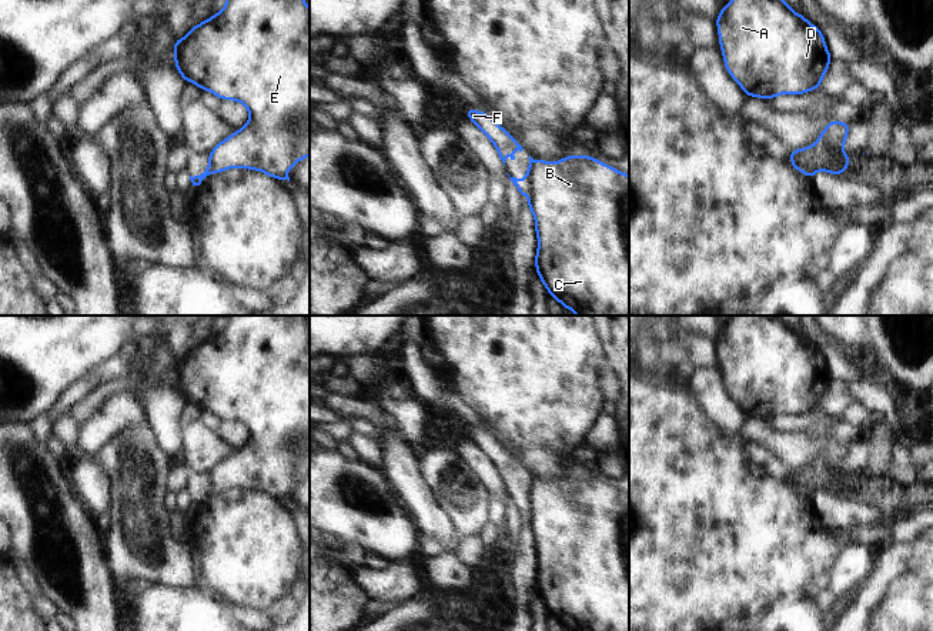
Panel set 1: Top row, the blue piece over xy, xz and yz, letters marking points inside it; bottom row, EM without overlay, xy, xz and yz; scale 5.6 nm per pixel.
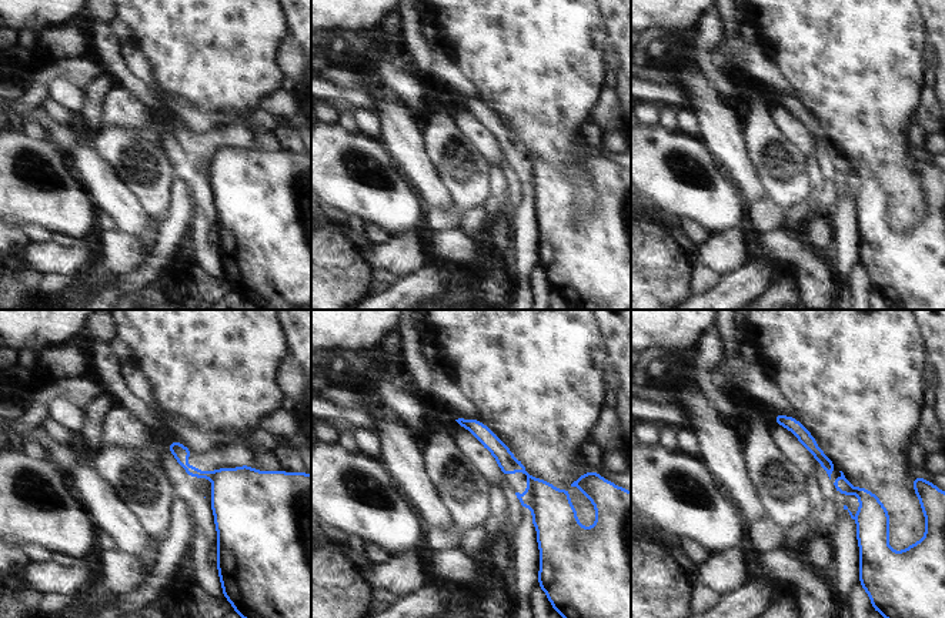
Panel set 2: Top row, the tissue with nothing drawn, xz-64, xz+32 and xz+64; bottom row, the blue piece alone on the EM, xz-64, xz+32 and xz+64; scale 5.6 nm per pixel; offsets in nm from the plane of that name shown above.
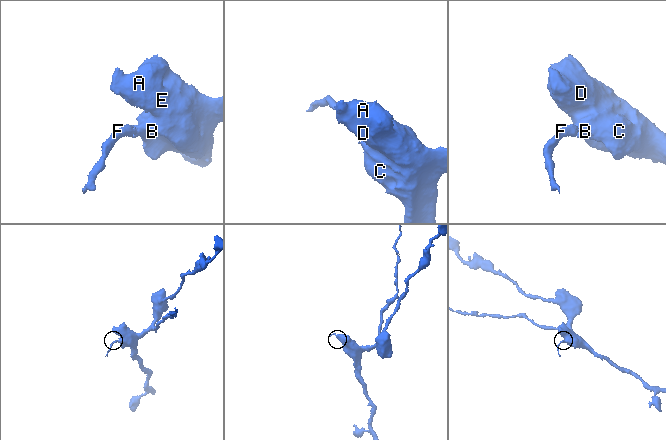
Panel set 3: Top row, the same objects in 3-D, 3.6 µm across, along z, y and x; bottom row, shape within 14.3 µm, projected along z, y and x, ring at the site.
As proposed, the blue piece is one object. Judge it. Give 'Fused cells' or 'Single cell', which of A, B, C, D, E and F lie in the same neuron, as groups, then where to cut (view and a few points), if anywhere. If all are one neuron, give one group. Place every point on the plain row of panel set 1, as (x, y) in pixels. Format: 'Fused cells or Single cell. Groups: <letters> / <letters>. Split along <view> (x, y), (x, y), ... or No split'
Fused cells. Groups: A B C D E / F. Split along xz (534, 480), (529, 494), (531, 533).

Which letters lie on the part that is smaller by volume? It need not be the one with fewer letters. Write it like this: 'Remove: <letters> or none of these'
Remove: F.

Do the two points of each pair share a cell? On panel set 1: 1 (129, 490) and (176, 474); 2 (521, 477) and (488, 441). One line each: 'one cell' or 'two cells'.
1: two cells
2: one cell

